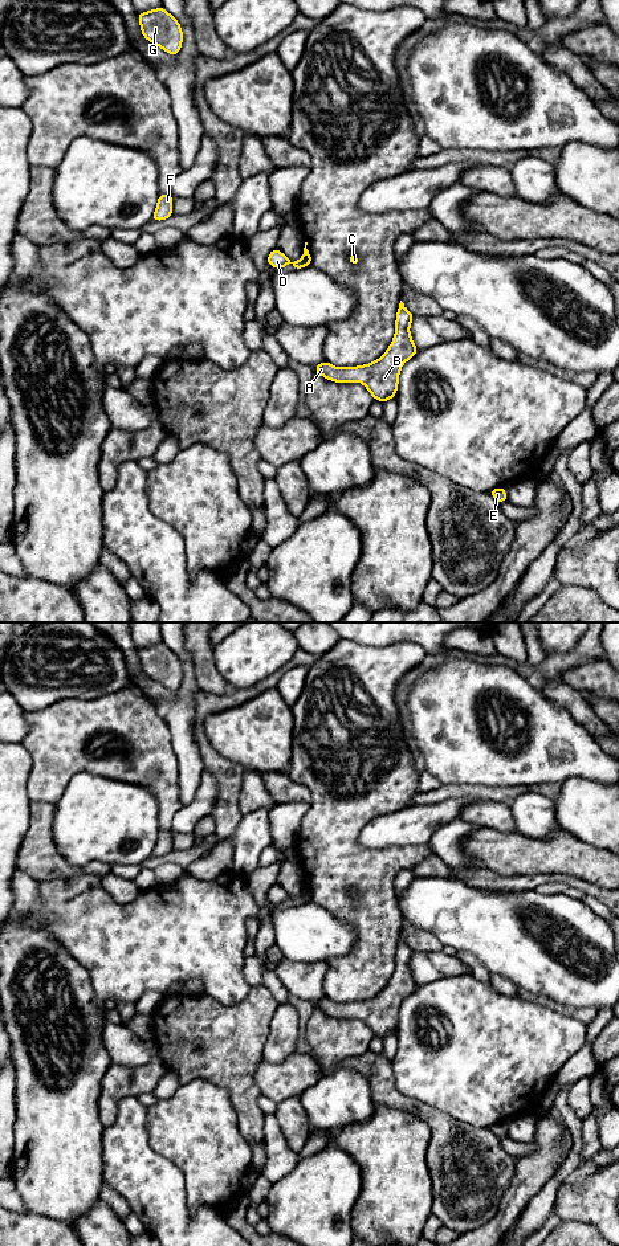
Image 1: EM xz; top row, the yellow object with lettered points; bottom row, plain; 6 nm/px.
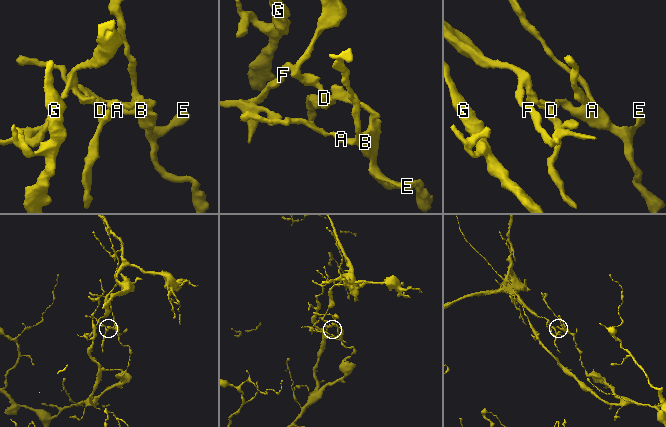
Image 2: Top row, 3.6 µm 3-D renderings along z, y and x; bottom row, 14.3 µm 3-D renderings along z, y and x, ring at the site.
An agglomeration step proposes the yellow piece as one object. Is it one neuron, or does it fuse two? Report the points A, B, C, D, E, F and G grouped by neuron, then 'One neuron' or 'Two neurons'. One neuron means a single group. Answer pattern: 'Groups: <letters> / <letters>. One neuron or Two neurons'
Groups: A B C E G / D F. Two neurons

